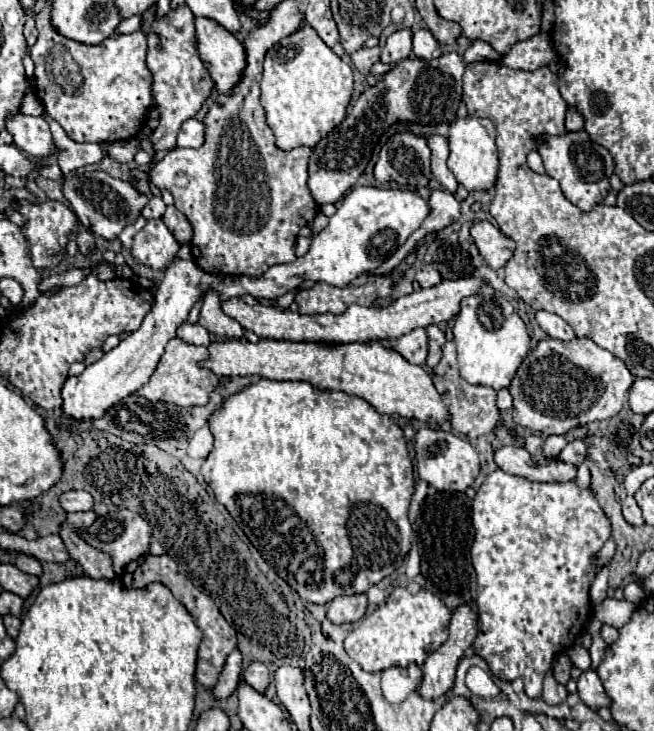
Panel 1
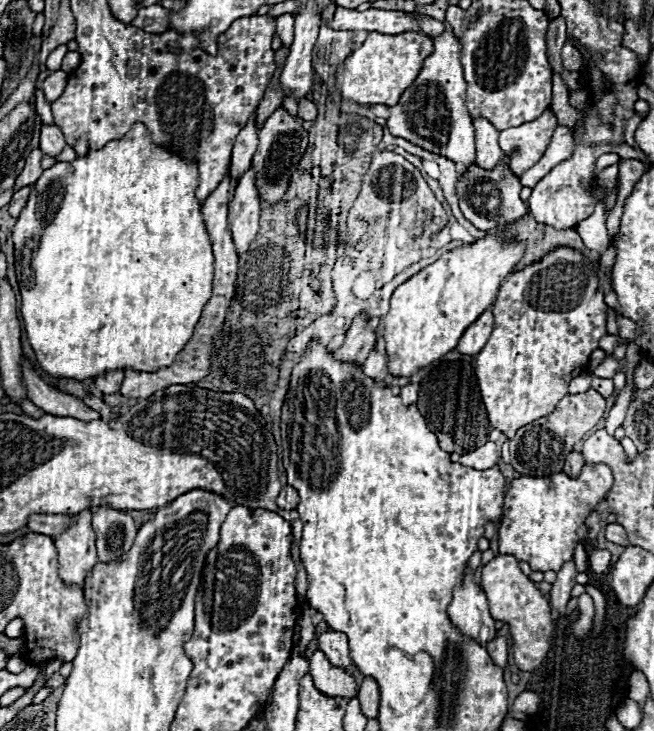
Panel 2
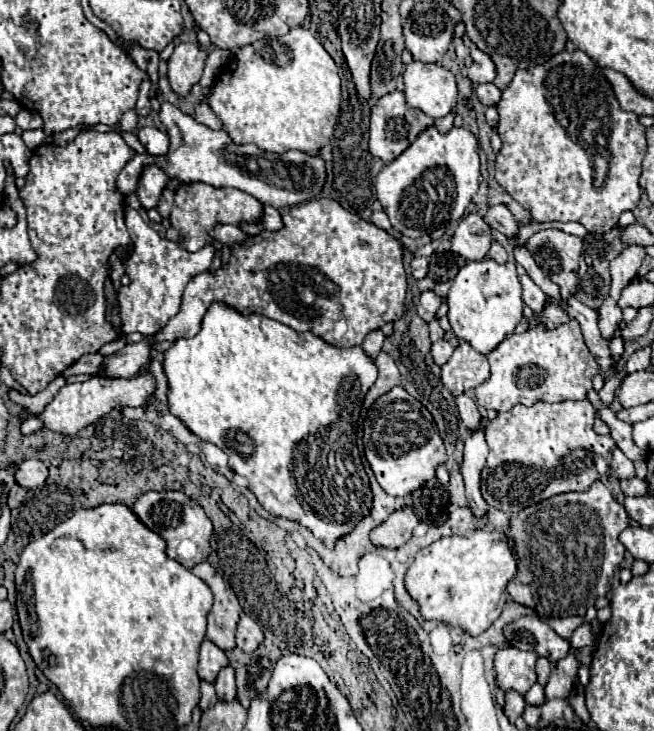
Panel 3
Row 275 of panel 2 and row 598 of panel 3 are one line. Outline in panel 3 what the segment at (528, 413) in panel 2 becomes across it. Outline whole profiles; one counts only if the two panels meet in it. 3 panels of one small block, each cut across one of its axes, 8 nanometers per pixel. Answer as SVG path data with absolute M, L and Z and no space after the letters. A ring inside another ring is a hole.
M598 480L586 492L566 492L554 498L548 498L540 504L528 506L518 512L516 518L510 520L510 538L514 542L514 550L518 554L518 578L510 582L508 594L510 600L526 604L534 608L540 616L584 616L588 606L594 606L594 600L606 596L610 590L610 582L614 570L620 566L624 558L624 546L620 544L620 532L630 524L630 518L622 504L618 504L610 490Z

